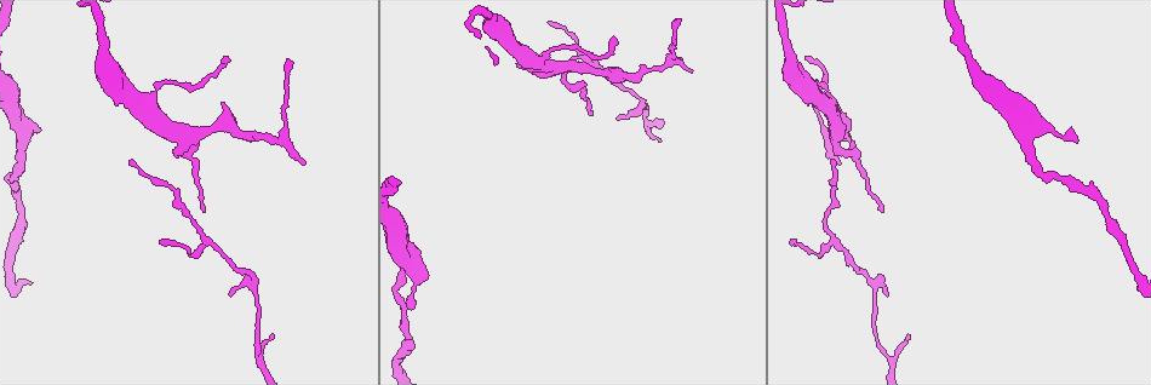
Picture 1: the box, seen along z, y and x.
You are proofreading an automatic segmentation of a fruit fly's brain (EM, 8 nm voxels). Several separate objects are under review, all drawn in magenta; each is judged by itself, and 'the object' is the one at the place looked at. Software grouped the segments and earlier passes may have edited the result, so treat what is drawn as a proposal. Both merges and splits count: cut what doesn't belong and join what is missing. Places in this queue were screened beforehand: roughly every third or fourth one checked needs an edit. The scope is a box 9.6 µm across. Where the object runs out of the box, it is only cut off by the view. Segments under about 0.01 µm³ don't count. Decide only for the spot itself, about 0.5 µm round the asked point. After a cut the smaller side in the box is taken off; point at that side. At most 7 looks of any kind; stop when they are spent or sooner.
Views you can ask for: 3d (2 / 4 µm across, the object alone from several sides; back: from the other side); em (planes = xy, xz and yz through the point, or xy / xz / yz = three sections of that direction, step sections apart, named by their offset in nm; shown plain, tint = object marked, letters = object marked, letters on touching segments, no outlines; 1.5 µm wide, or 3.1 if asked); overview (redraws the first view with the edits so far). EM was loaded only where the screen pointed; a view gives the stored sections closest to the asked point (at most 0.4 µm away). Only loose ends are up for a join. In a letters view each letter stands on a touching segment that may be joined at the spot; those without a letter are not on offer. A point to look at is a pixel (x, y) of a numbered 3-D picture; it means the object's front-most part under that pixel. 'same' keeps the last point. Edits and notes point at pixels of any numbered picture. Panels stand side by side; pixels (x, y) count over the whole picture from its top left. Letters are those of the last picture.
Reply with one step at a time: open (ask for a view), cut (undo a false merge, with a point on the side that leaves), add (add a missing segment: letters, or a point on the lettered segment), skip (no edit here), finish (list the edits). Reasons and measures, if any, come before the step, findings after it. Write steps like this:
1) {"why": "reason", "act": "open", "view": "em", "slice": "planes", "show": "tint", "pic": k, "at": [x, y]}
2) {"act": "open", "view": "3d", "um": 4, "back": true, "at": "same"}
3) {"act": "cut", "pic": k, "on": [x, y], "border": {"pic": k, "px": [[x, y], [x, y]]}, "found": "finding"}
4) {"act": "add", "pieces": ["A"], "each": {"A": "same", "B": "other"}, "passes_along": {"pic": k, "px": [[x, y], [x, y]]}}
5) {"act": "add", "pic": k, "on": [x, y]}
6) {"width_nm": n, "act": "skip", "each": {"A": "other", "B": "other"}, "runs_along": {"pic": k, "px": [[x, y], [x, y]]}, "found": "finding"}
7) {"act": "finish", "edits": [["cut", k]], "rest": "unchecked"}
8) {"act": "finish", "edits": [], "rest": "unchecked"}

{"why": "branch stops here", "act": "open", "view": "em", "slice": "xz", "step": 4, "show": "letters", "pic": 1, "at": [675, 20]}

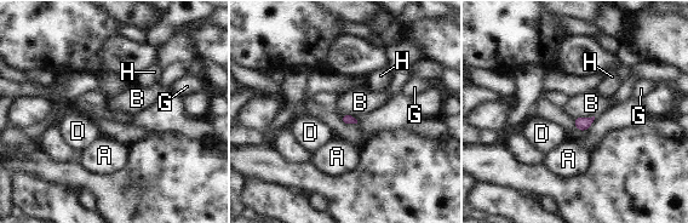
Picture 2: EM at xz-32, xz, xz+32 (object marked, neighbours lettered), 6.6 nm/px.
{"act": "open", "view": "em", "slice": "planes", "show": "letters", "at": "same"}

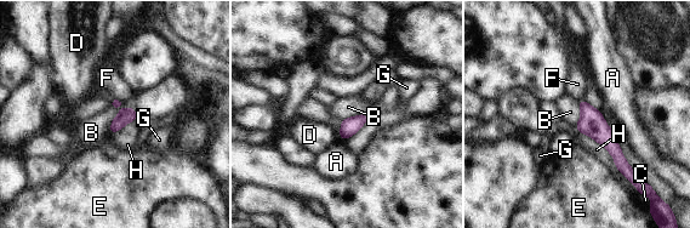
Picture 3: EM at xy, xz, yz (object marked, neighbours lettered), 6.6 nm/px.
{"longest_contact_nm": ["H", 360], "act": "skip", "each": {"A": "other", "B": "other", "C": "other", "D": "other", "E": "other", "F": "other", "G": "other", "H": "other"}, "found": "none of them fits"}

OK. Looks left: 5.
{"why": "tapers out", "act": "open", "view": "em", "slice": "xy", "step": 4, "show": "plain", "pic": 1, "at": [273, 333]}

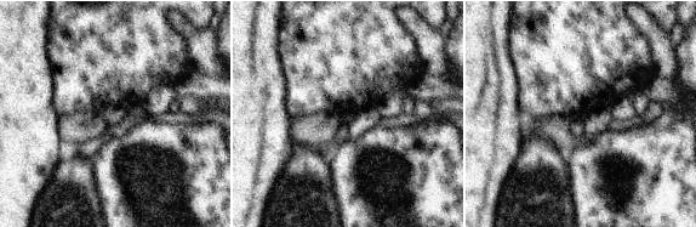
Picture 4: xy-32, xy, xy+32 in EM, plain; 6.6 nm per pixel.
{"act": "open", "view": "em", "slice": "xy", "step": 4, "show": "tint", "at": "same"}

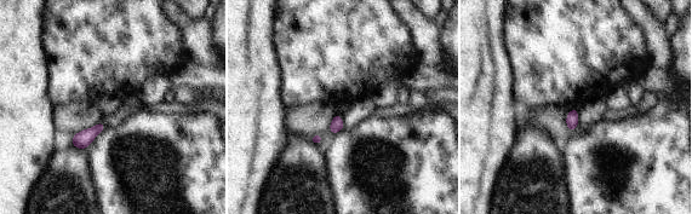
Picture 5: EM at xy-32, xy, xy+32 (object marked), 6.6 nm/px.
{"act": "open", "view": "em", "slice": "xy", "step": 4, "show": "letters", "at": "same"}

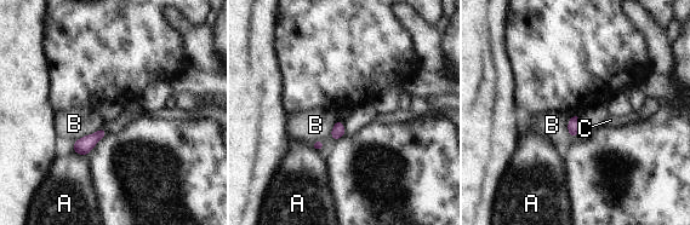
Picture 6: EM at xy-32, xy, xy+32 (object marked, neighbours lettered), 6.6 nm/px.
{"act": "skip", "each": {"A": "other", "B": "other", "C": "other"}, "border": {"pic": 6, "px": [[100, 127], [93, 133], [75, 140]]}, "found": "no lettered segment goes on from it"}

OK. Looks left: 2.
{"why": "calibre changes", "act": "open", "view": "3d", "um": 4, "pic": 1, "at": [18, 161]}

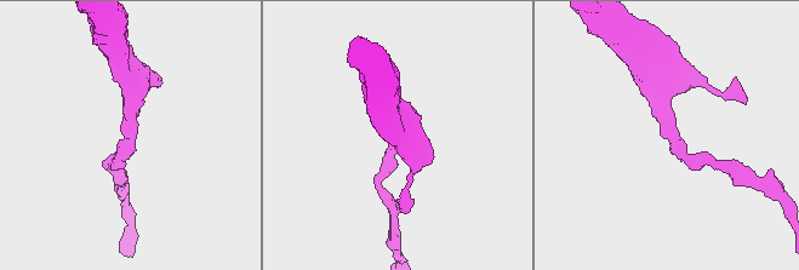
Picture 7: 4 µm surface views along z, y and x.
{"arm_widths_nm": [180, 440], "act": "open", "view": "em", "slice": "planes", "show": "letters", "pic": 7, "at": [132, 129]}

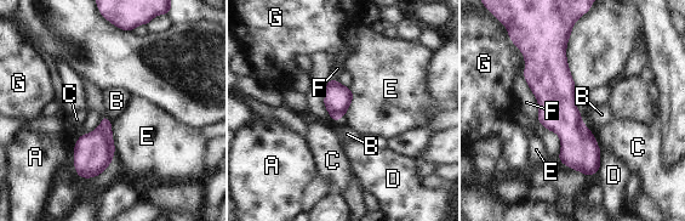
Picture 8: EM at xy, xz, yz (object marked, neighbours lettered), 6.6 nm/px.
{"width_nm": 50, "act": "skip", "each": {"A": "other", "B": "other", "C": "other", "D": "other", "E": "other", "F": "other", "G": "other"}, "runs_along": {"pic": 8, "px": [[558, 37], [558, 112], [588, 171]]}, "found": "continuous, no second cell"}

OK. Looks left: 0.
{"act": "finish", "edits": [], "rest": "unchecked"}

